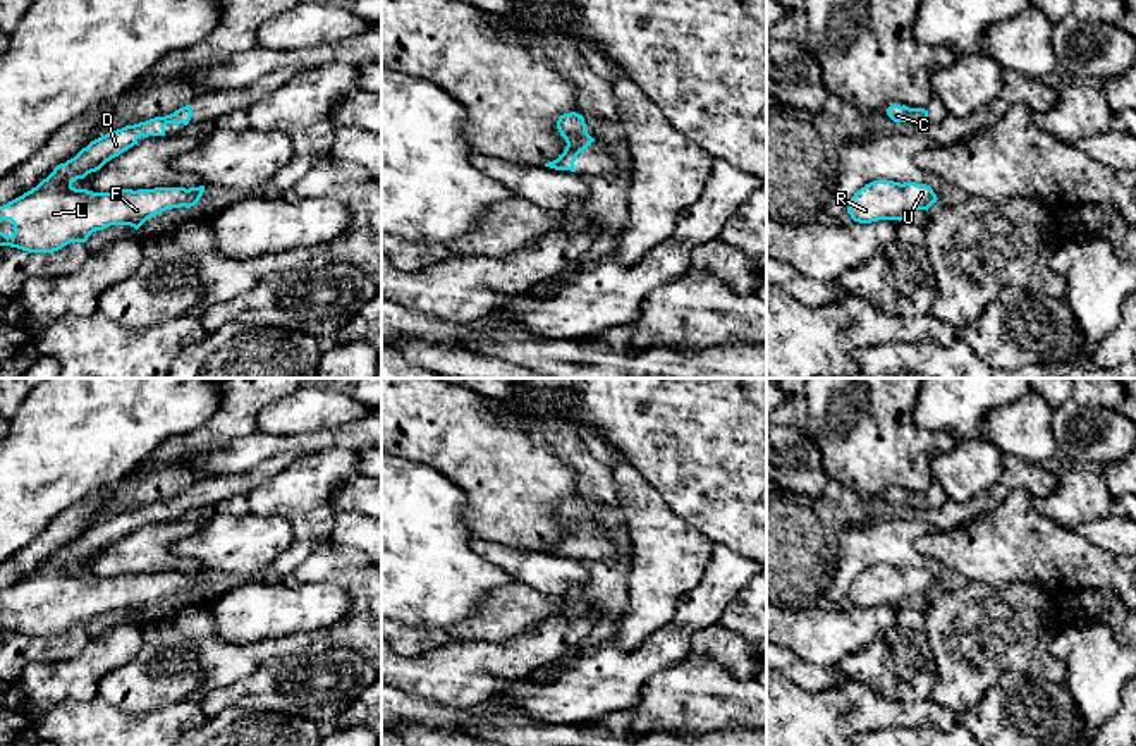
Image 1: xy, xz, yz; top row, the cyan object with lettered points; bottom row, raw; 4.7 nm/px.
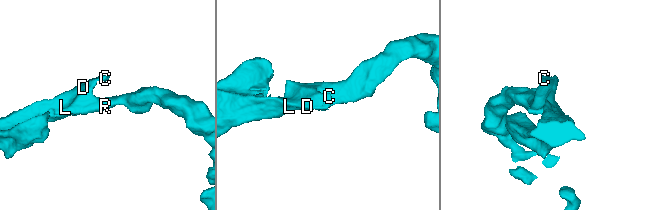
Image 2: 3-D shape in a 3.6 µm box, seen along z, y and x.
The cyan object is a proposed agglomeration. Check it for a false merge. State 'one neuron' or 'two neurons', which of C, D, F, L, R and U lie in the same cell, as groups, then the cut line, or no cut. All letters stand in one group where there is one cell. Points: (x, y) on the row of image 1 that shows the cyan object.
one neuron; C D F L R U; no cut

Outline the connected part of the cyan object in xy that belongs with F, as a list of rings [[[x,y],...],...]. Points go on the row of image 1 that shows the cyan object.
[[[186,105],[170,115],[125,125],[91,141],[74,158],[57,165],[36,187],[0,206],[0,222],[10,220],[14,225],[12,235],[0,232],[0,246],[53,253],[70,242],[86,242],[93,232],[110,225],[131,225],[137,230],[165,210],[194,206],[205,186],[115,193],[93,193],[72,186],[137,144],[139,136],[165,136],[167,124],[187,125],[191,117],[191,105]]]

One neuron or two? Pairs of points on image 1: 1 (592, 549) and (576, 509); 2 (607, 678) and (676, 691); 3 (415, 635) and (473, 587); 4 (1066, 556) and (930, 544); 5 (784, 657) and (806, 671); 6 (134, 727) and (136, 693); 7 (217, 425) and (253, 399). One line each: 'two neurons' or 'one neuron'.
1: one neuron
2: two neurons
3: two neurons
4: one neuron
5: one neuron
6: two neurons
7: one neuron

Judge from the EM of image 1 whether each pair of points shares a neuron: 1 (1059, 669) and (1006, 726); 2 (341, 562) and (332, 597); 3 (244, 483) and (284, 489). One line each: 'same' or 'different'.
1: different
2: different
3: different

